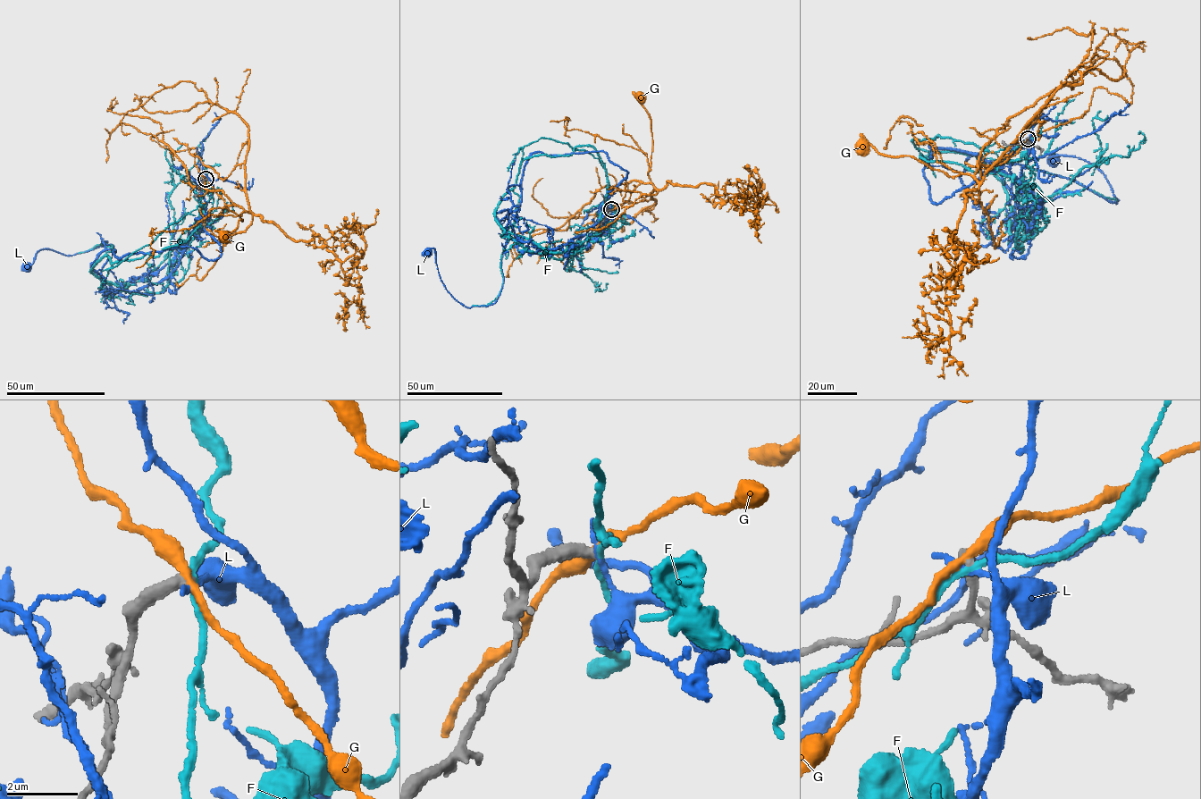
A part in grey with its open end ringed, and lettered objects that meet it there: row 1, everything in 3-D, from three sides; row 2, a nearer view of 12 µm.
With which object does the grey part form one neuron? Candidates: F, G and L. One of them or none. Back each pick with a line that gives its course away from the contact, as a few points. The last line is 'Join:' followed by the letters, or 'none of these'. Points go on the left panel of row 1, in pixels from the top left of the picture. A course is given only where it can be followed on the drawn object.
Join: none of these

